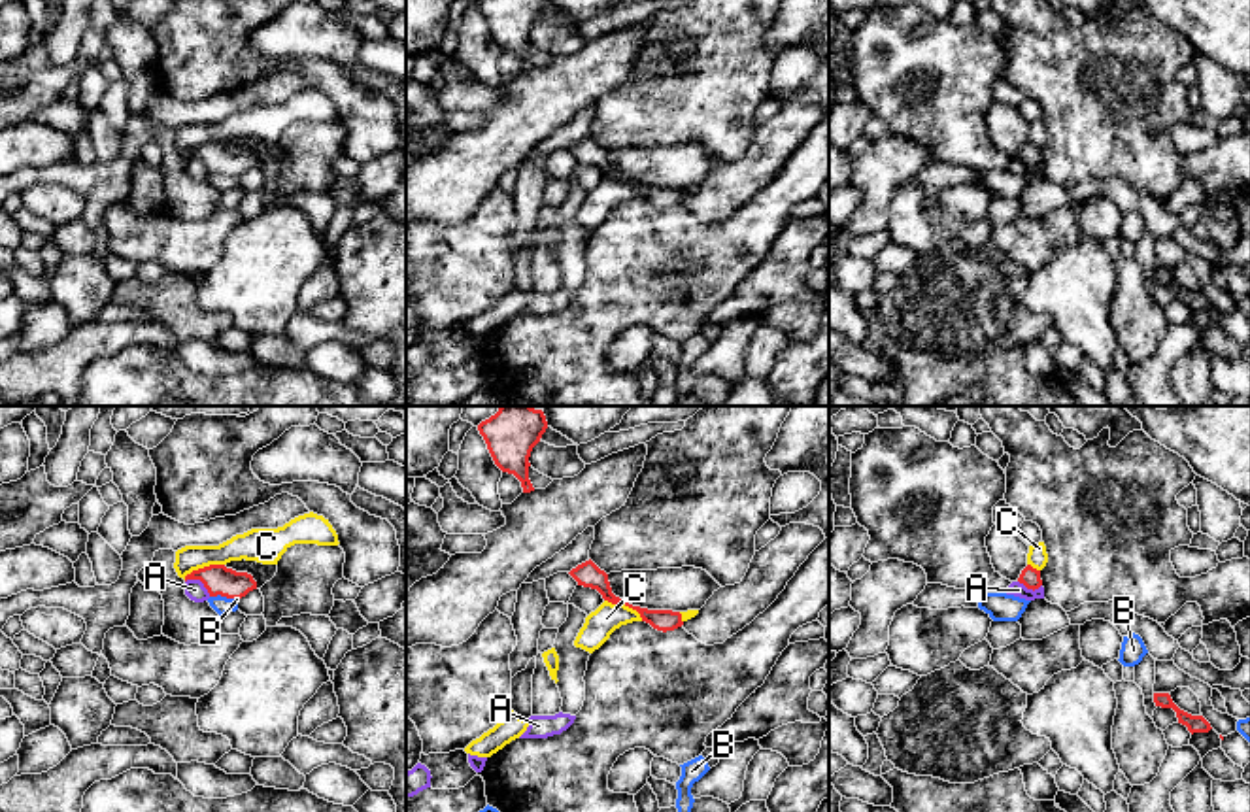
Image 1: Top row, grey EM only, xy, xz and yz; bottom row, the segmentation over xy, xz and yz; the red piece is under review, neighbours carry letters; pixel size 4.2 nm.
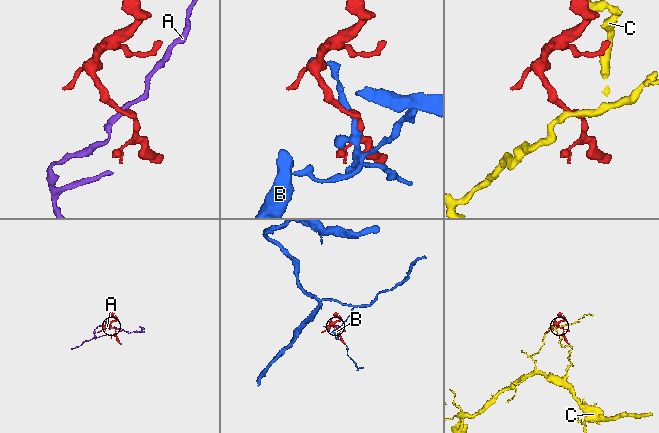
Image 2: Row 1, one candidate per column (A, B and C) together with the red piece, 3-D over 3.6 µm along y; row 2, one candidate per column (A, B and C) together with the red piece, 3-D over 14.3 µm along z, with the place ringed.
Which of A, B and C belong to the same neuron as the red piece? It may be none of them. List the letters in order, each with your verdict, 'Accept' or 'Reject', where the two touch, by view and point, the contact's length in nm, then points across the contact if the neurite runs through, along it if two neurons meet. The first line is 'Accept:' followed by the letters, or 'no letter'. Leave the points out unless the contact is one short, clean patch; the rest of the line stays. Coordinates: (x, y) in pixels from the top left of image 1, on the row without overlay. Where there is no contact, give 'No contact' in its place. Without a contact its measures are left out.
Accept: no letter
A: Reject. Touches red at xy (201, 157). Shared border 130 nm. Boundary: xy (185, 157), (199, 157), (210, 172)
B: Reject. Touches red at xy (225, 172). Shared border 130 nm
C: Reject. Touches red at xy (204, 144). Shared border 190 nm. Boundary: xy (223, 140), (193, 146), (184, 155)

